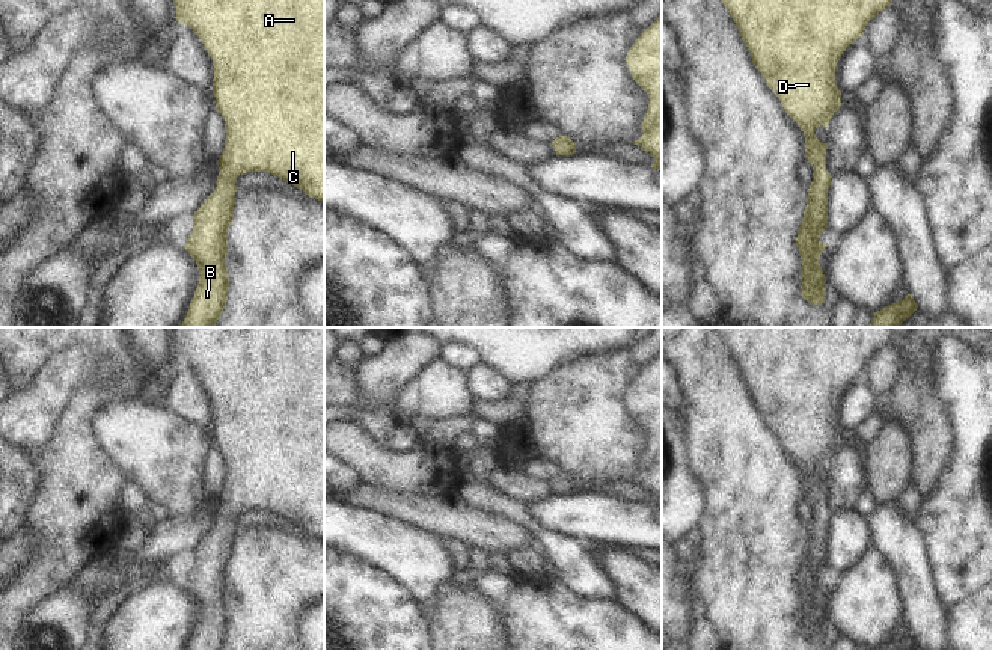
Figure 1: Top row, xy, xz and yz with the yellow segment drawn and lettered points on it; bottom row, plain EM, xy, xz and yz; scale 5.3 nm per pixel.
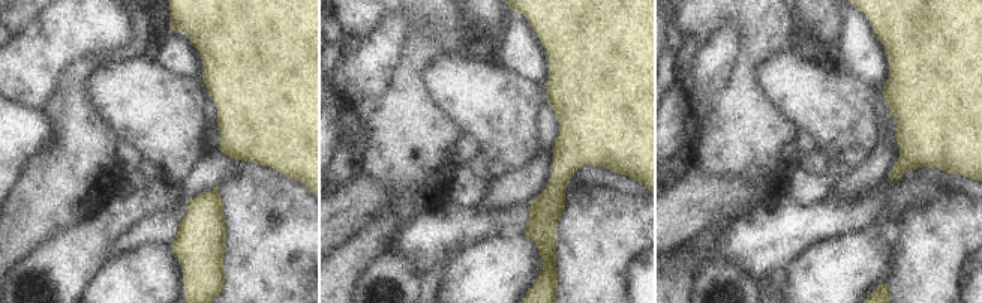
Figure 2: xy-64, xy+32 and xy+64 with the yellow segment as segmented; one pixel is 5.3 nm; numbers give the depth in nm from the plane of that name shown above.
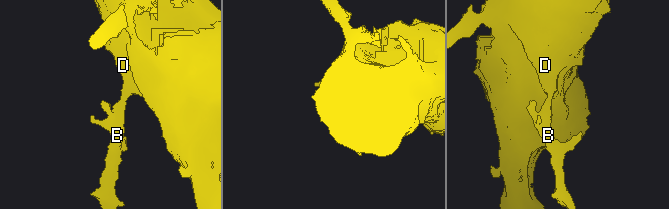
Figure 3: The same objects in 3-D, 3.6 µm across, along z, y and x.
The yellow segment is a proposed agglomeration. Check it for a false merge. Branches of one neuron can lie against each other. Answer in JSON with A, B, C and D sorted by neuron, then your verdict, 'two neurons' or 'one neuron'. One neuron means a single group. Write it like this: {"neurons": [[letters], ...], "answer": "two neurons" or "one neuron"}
{"neurons": [["A", "B", "C", "D"]], "answer": "one neuron"}

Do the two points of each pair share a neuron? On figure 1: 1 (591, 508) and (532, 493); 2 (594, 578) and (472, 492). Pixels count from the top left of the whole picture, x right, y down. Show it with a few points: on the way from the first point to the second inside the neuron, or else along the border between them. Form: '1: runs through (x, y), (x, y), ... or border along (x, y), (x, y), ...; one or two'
1: border along (555, 492), (529, 505); two
2: runs through (564, 552), (519, 510), (502, 502); one

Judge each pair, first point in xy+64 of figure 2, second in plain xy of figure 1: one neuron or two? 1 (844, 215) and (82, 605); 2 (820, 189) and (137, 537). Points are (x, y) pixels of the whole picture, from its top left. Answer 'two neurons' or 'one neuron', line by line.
1: two neurons
2: one neuron

